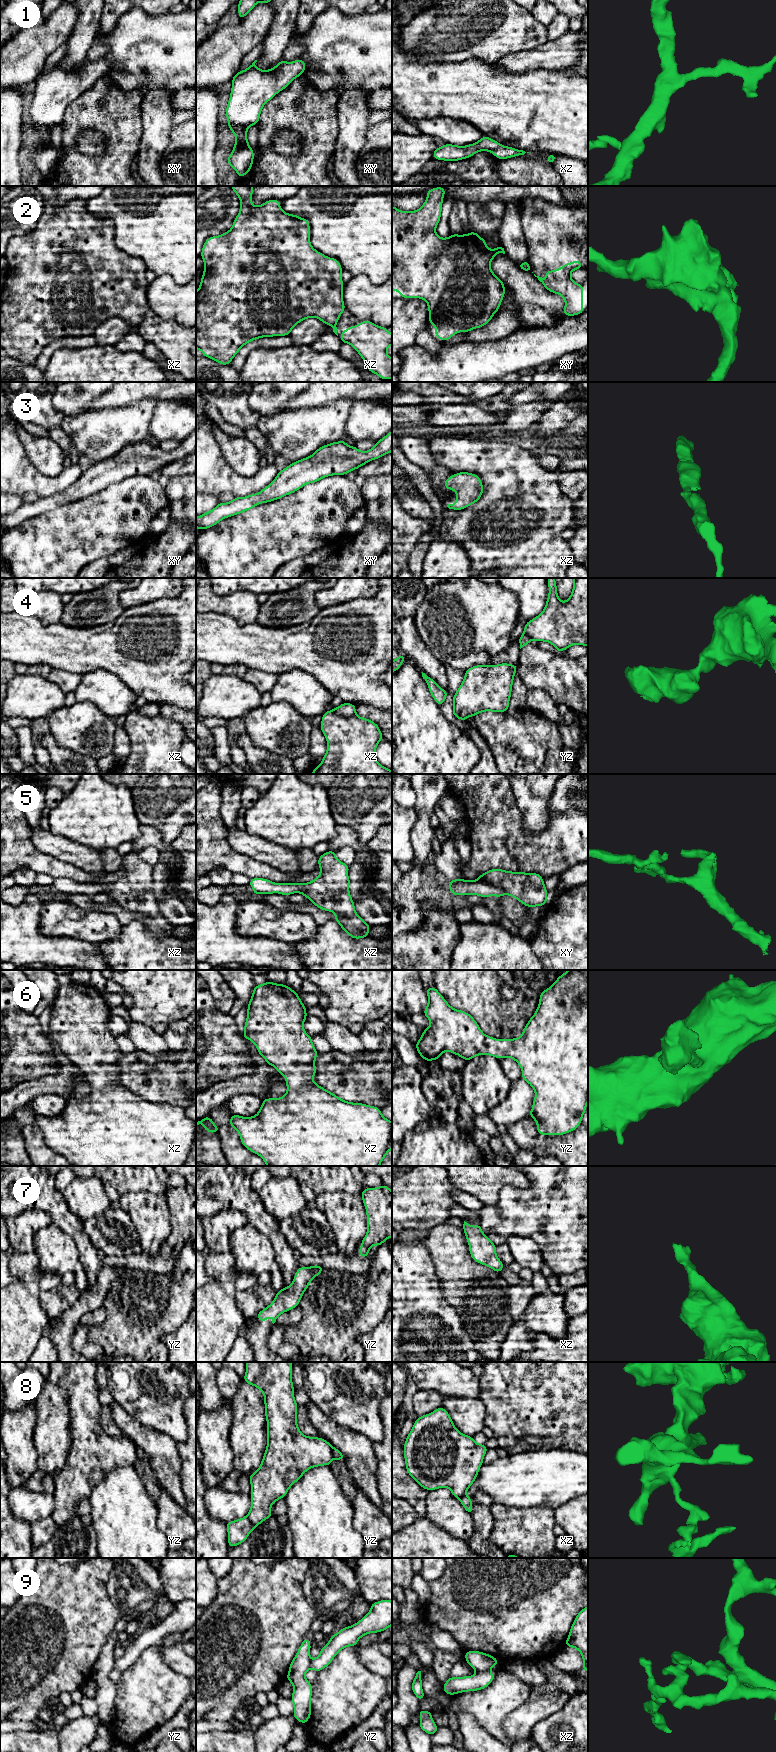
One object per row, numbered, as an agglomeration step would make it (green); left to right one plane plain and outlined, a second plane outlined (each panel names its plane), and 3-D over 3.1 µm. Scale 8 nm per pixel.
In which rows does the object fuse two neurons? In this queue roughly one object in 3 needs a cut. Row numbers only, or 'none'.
2, 4, 5, 8, 9

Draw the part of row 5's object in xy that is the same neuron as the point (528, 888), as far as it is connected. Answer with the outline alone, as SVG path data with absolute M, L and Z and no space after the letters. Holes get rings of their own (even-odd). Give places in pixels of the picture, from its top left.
M491 869L479 875L478 880L503 889L506 895L516 898L526 907L547 904L548 892L543 877L538 873Z

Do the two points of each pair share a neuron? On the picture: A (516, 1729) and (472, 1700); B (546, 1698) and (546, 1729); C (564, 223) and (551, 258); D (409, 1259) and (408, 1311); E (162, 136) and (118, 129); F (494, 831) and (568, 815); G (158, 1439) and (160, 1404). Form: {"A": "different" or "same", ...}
{"A": "different", "B": "different", "C": "same", "D": "same", "E": "different", "F": "same", "G": "different"}

